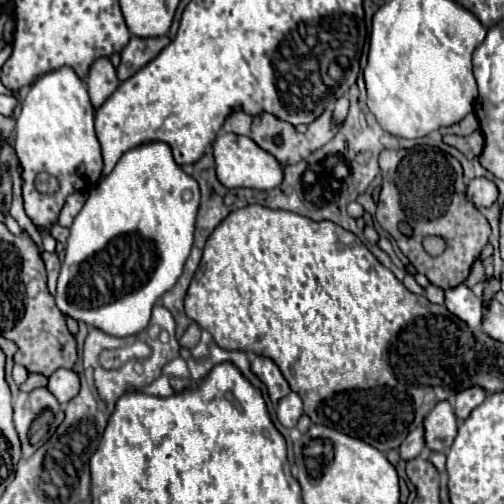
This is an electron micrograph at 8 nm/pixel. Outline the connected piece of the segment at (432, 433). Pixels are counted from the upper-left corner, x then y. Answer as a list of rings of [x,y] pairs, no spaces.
[[[448,400],[438,402],[424,420],[426,428],[426,446],[430,450],[444,452],[452,446],[458,434],[458,418]]]

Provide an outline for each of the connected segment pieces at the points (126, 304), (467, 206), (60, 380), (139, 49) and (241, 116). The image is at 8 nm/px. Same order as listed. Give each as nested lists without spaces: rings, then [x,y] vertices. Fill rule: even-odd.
[[[150,142],[124,152],[114,170],[92,188],[84,208],[74,218],[70,228],[54,296],[62,314],[112,336],[122,338],[140,334],[150,322],[152,306],[176,284],[182,274],[184,262],[192,248],[198,204],[198,182],[174,162],[168,144]]]
[[[414,146],[410,150],[384,150],[380,154],[378,162],[380,162],[382,180],[384,180],[382,182],[380,200],[378,200],[378,210],[376,210],[376,220],[380,222],[380,226],[396,240],[398,248],[412,262],[412,266],[420,274],[424,274],[434,286],[448,290],[448,288],[454,288],[454,286],[462,284],[468,278],[470,268],[476,262],[476,258],[480,256],[482,248],[488,244],[490,224],[466,196],[466,184],[464,184],[464,174],[462,174],[460,162],[454,156],[442,152],[440,148],[432,148],[432,146]],[[402,222],[408,224],[414,230],[412,236],[404,236],[400,232],[400,224]],[[426,236],[442,236],[442,238],[446,238],[444,254],[432,258],[422,248],[422,240]]]
[[[60,368],[60,370],[56,370],[48,378],[46,388],[56,396],[56,400],[60,404],[66,404],[68,400],[72,400],[78,394],[78,390],[80,390],[80,378],[78,378],[76,372]]]
[[[132,36],[128,46],[124,46],[124,50],[120,52],[120,66],[116,70],[118,80],[124,82],[132,74],[136,74],[142,66],[146,66],[150,60],[154,60],[166,44],[170,44],[168,36],[160,36],[160,38]]]
[[[234,110],[224,122],[224,130],[246,136],[250,134],[250,124],[252,124],[252,118],[248,114],[244,114],[242,110]]]

